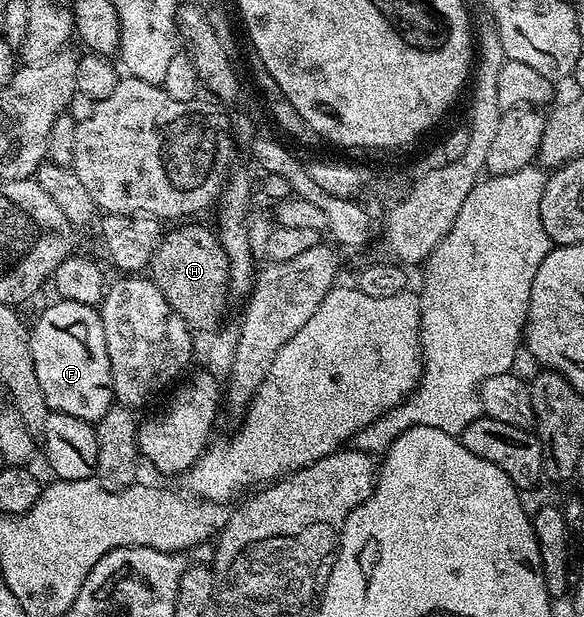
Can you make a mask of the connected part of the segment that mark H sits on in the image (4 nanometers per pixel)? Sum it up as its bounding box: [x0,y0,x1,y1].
[149,224,229,332]

